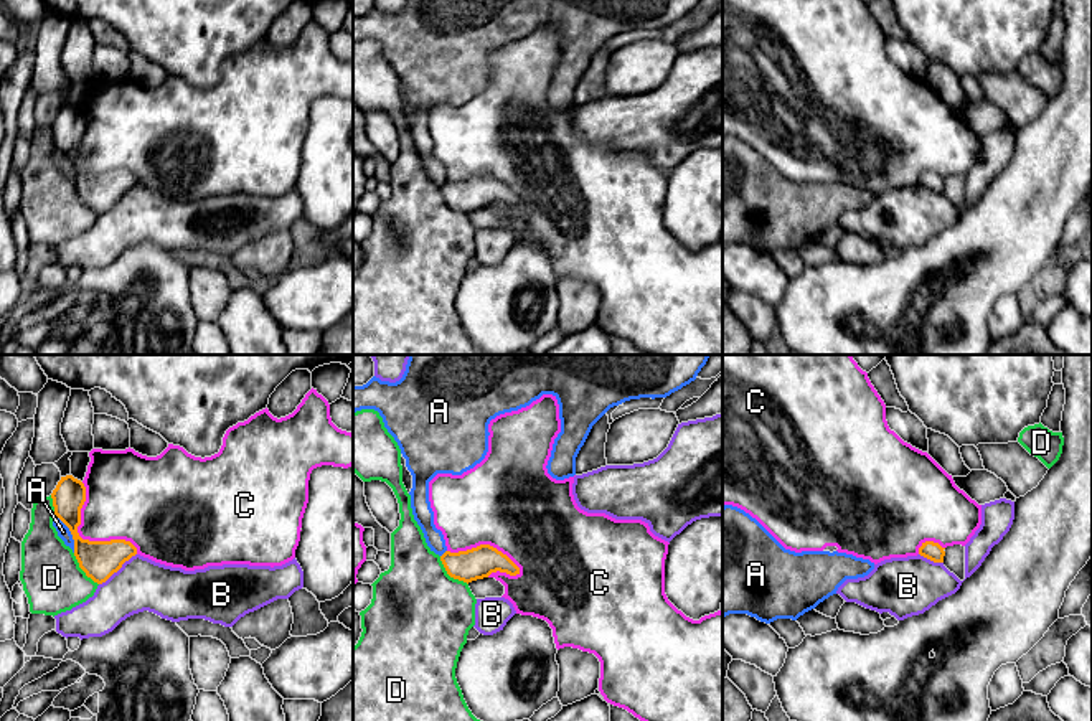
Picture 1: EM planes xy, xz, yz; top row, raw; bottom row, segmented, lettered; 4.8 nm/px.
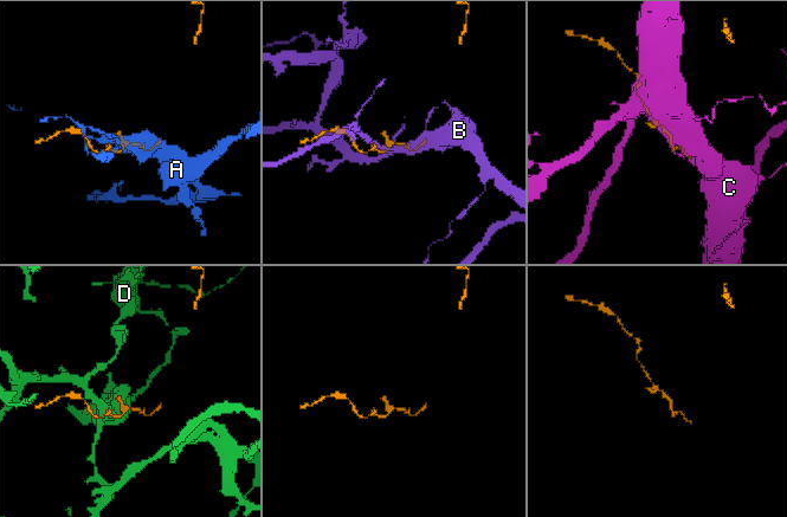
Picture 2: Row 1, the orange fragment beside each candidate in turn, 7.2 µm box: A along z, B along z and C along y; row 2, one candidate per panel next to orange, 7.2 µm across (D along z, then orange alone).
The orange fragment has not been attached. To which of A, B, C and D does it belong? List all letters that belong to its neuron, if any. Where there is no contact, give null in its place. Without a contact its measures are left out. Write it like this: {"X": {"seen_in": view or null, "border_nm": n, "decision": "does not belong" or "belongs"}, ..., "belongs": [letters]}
{"A": {"seen_in": "xy", "border_nm": 220, "decision": "does not belong"}, "B": {"seen_in": "xy", "border_nm": 240, "decision": "does not belong"}, "C": {"seen_in": "xy", "border_nm": 440, "decision": "does not belong"}, "D": {"seen_in": "xz", "border_nm": 200, "decision": "does not belong"}, "belongs": []}

